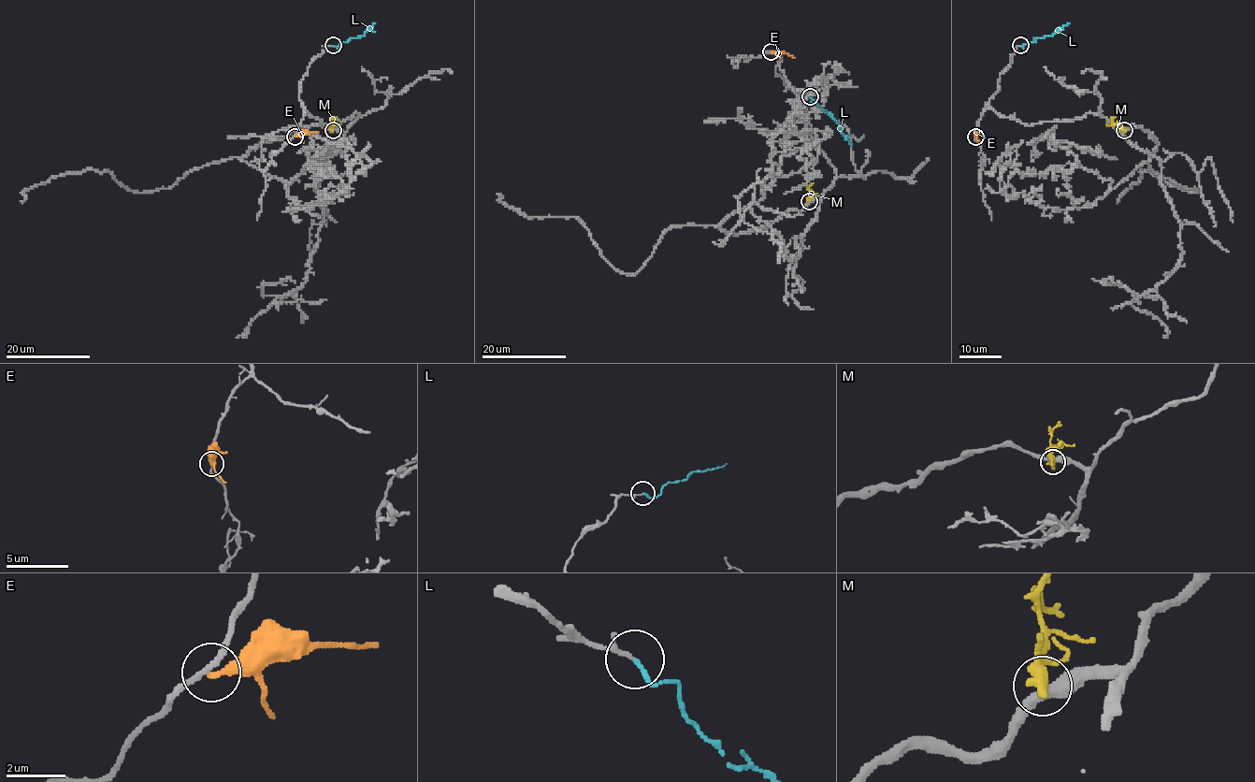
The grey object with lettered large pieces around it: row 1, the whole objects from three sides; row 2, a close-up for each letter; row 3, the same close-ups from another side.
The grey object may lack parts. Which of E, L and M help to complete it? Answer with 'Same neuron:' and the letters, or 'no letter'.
Same neuron: L

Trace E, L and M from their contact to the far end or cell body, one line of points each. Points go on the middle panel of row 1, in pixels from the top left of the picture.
E: (771, 51), (784, 51), (795, 57)
L: (810, 96), (838, 124), (850, 145)
M: (810, 200), (809, 188), (812, 189)

